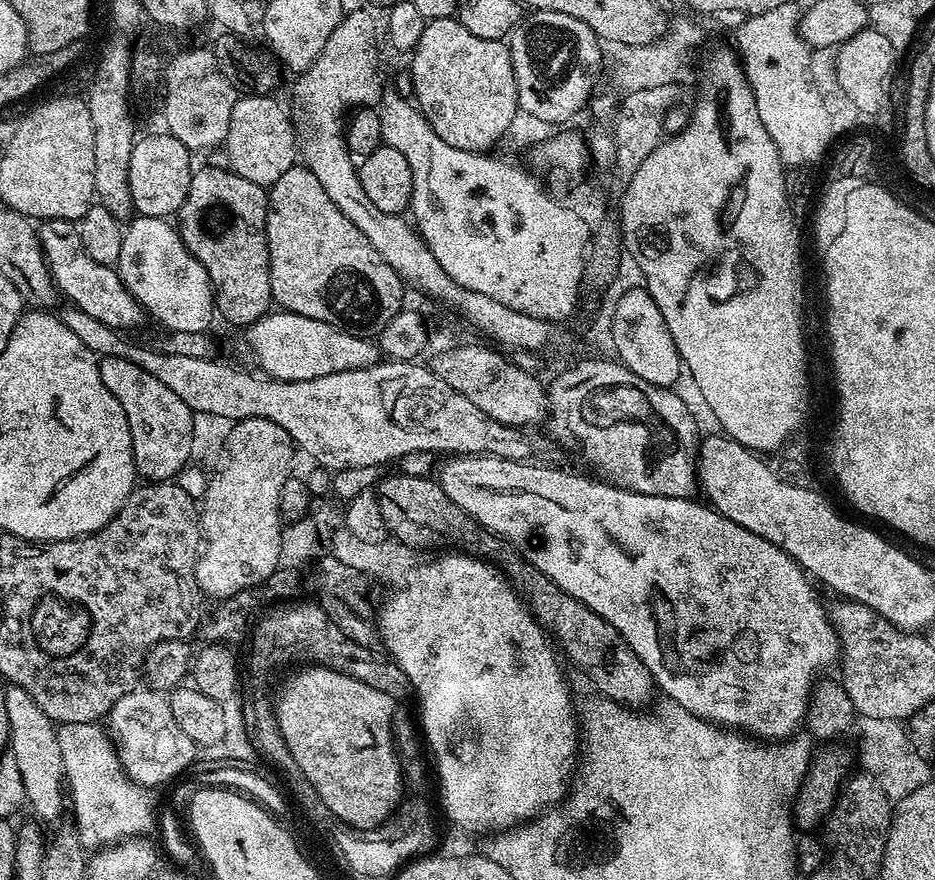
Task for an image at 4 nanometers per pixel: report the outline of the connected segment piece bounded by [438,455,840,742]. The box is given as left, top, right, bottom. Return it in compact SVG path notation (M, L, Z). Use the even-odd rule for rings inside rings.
M453 455L445 460L448 461L444 465L441 463L438 468L438 483L442 486L446 498L450 498L454 506L466 510L466 514L477 520L484 531L493 532L495 536L507 540L525 560L531 562L539 572L546 574L550 582L570 594L570 598L578 598L578 602L590 606L594 614L606 618L606 622L610 622L610 626L614 626L614 630L618 630L618 634L626 638L630 650L638 654L638 658L652 675L655 687L659 691L661 688L667 699L690 710L690 714L709 720L711 724L739 730L764 742L776 742L781 738L791 737L799 729L796 728L799 724L801 727L808 711L808 696L812 693L814 681L823 673L820 672L823 668L828 668L831 664L833 667L837 663L840 656L840 639L836 636L829 609L826 604L824 608L819 594L816 593L817 585L813 578L797 560L790 558L790 554L774 546L774 542L766 542L766 538L738 526L738 522L730 522L730 518L696 498L638 494L629 488L619 488L616 484L593 478L591 475L588 477L579 476L576 472L563 472L560 466L507 460L501 456Z

